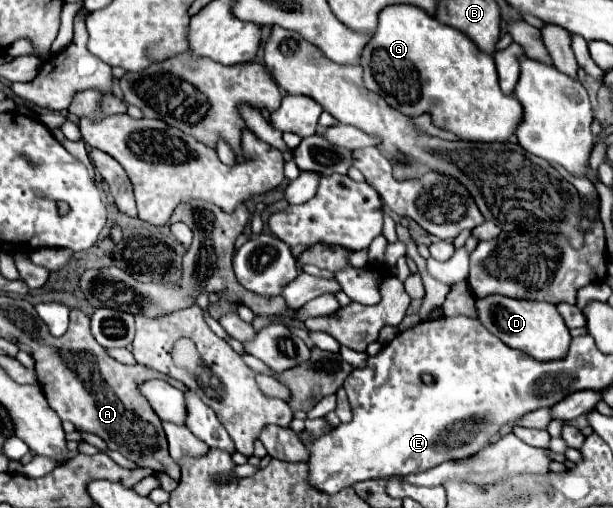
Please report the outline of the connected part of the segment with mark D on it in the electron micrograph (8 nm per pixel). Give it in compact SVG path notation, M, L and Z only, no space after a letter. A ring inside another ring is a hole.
M488 295L486 299L478 299L478 319L482 321L482 325L488 327L490 333L500 337L508 347L520 349L520 351L528 353L530 357L534 357L538 361L564 359L566 353L568 353L570 341L572 341L564 319L556 311L556 305L550 305L550 303L534 303L534 301L526 301L526 299L510 299L510 297L504 297L504 295Z

